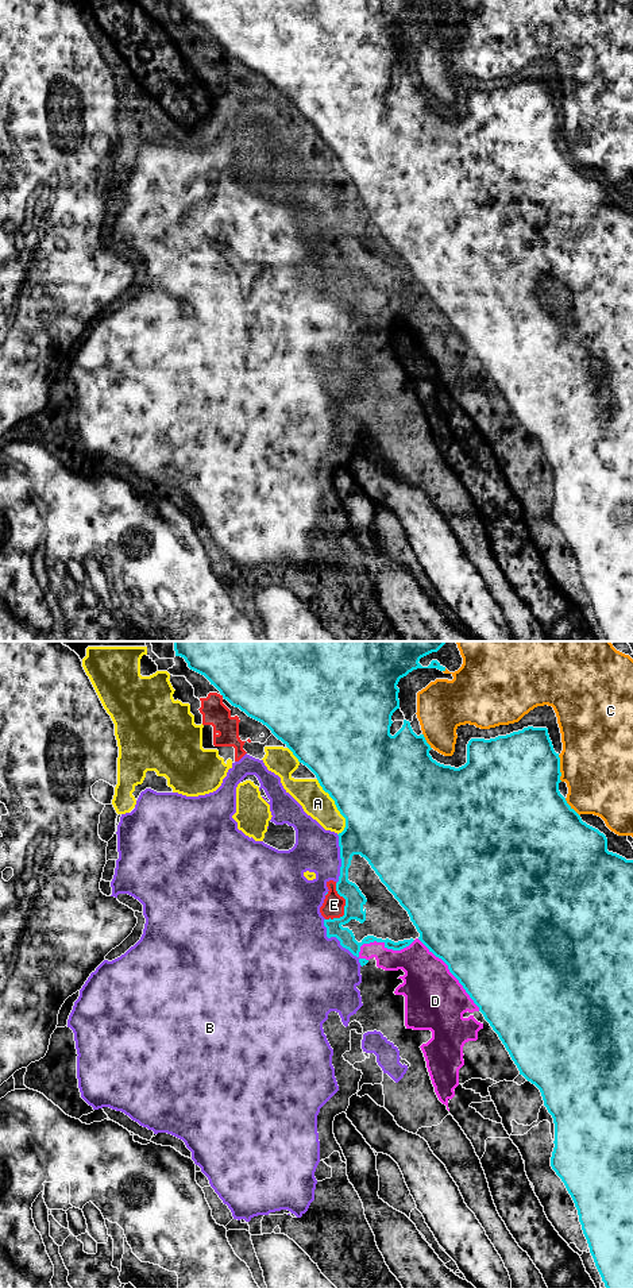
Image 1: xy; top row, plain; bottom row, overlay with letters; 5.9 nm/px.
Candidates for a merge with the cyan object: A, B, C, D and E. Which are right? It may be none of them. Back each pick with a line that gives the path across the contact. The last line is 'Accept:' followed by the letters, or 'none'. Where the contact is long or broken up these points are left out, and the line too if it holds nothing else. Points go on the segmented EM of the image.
Accept: none

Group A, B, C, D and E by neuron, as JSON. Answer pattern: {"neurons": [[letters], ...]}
{"neurons": [["A", "D", "E"], ["B"], ["C"]]}

